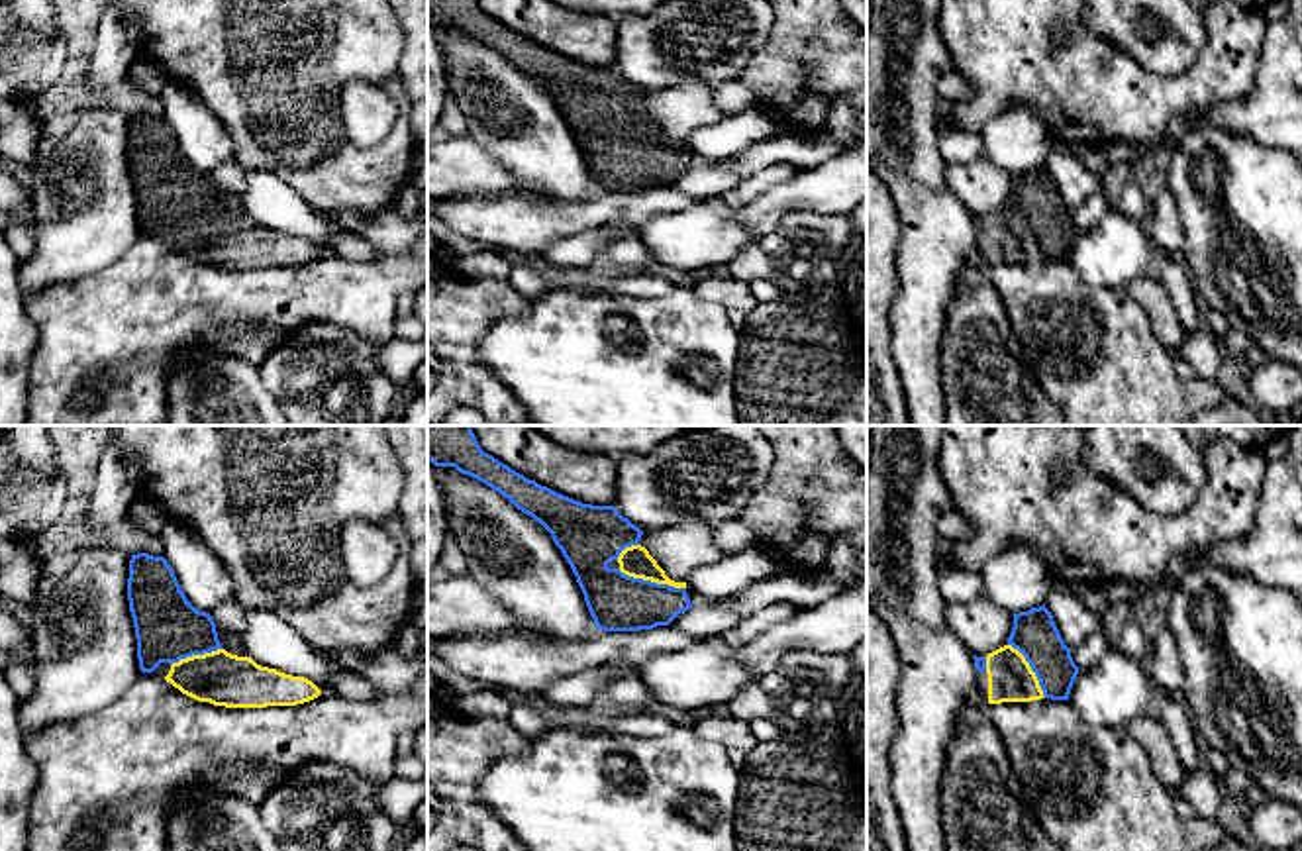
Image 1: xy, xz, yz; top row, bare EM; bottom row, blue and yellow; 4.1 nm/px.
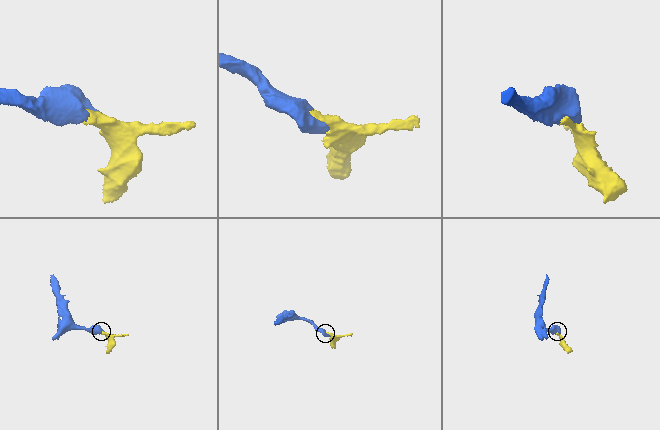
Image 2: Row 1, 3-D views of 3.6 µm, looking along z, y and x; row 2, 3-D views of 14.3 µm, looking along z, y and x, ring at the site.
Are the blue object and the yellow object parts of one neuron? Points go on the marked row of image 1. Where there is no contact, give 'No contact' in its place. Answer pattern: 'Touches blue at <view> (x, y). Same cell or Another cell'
Touches blue at xz (650, 581). Same cell

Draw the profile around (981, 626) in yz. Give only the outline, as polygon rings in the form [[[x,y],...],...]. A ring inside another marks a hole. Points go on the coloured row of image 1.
[[[986,592],[971,602],[947,602],[945,622],[957,639],[976,657],[1008,645],[1014,614],[996,606]]]

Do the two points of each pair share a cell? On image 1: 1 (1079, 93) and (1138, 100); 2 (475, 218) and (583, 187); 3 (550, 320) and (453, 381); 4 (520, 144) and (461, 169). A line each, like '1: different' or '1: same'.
1: same
2: different
3: different
4: different

